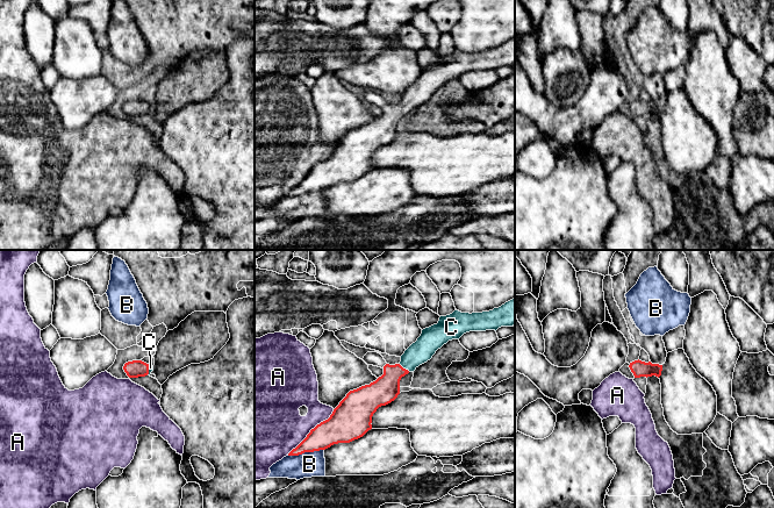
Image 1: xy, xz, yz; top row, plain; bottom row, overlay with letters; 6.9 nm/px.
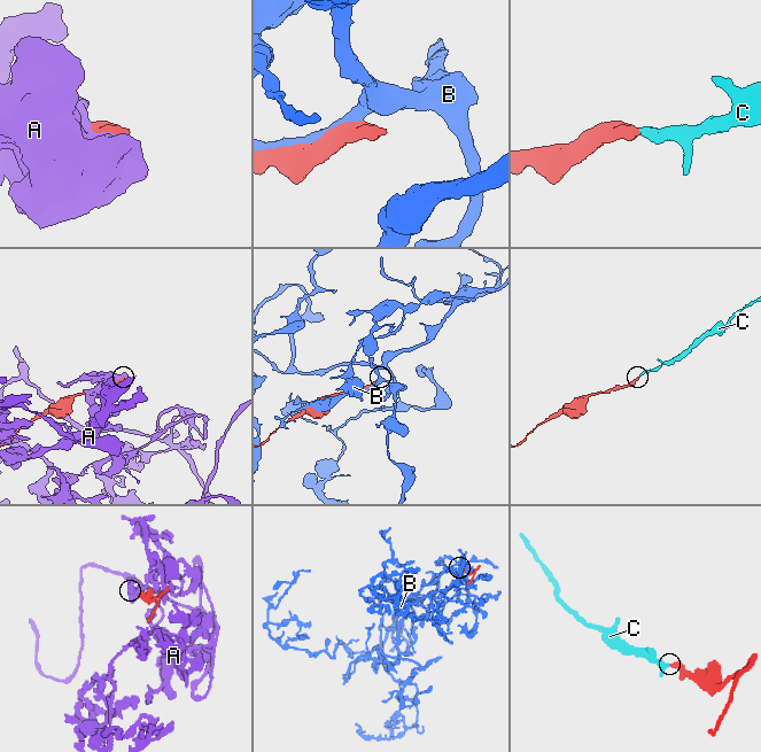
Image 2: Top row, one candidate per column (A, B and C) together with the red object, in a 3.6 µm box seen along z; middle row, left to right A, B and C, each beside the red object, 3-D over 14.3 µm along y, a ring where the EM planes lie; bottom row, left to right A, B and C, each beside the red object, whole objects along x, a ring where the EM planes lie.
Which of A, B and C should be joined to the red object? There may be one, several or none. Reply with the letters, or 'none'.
C

